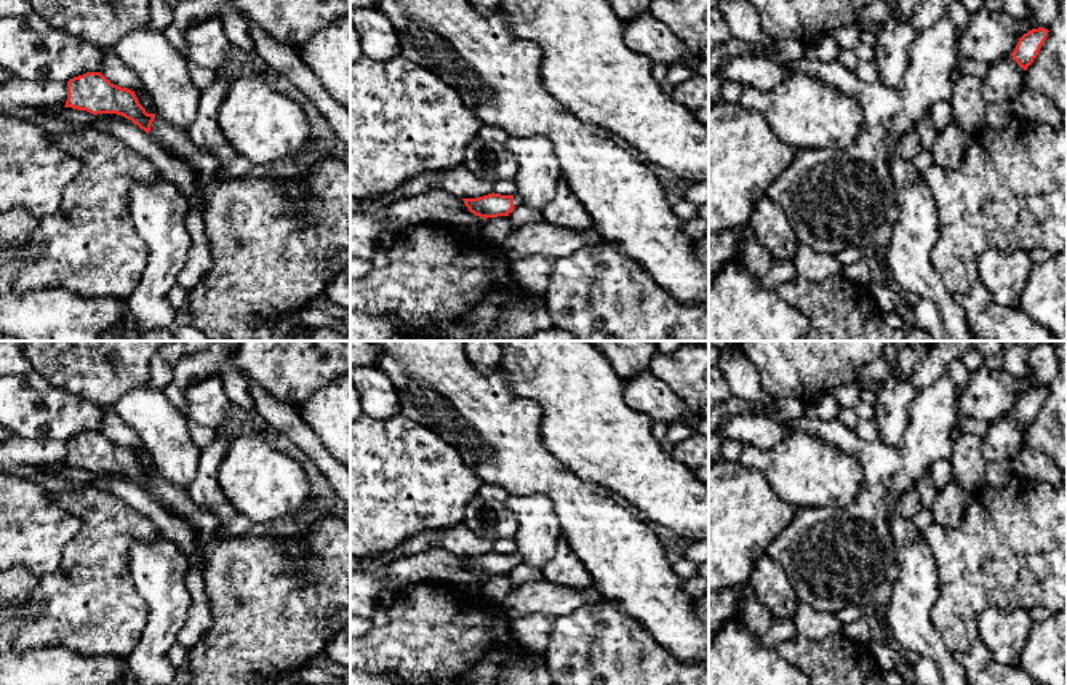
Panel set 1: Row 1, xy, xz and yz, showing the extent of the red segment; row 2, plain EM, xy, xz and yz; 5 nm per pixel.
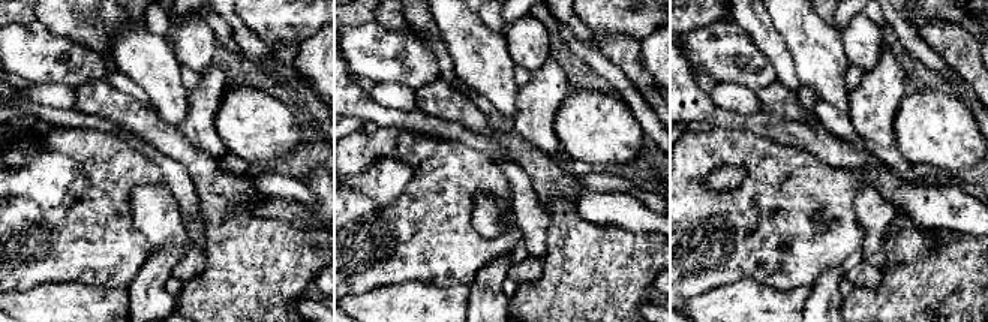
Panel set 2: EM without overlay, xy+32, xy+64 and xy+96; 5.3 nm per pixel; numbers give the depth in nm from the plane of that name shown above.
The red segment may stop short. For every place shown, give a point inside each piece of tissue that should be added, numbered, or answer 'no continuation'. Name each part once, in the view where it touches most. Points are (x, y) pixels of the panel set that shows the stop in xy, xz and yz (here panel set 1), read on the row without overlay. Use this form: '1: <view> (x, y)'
1: xy (272, 613)

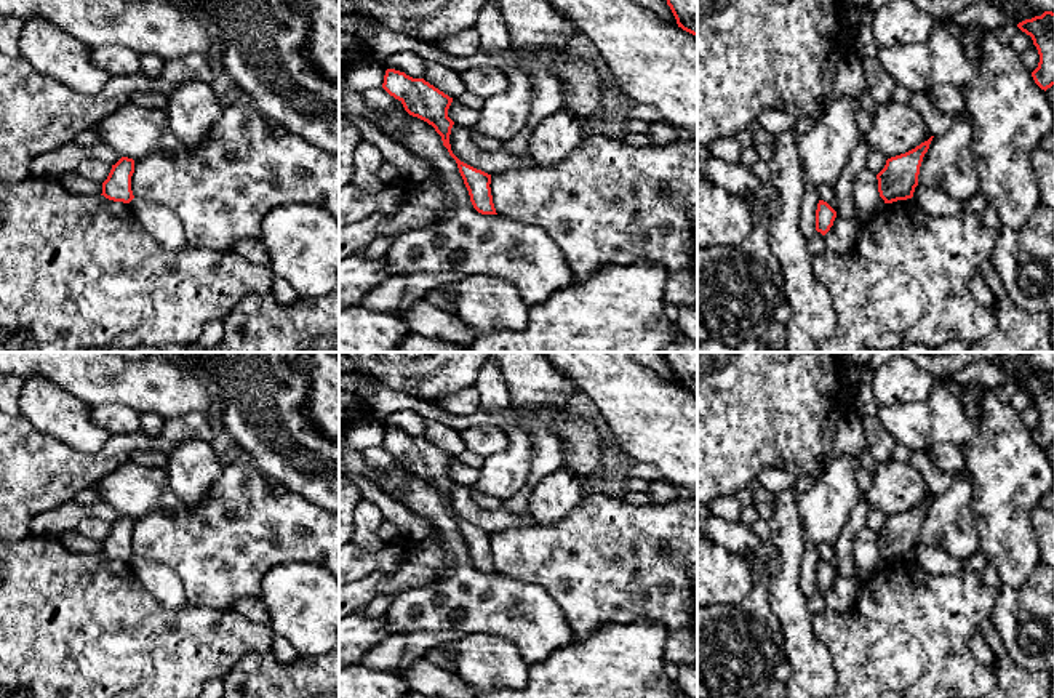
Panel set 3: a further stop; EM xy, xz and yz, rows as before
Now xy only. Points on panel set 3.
no continuation

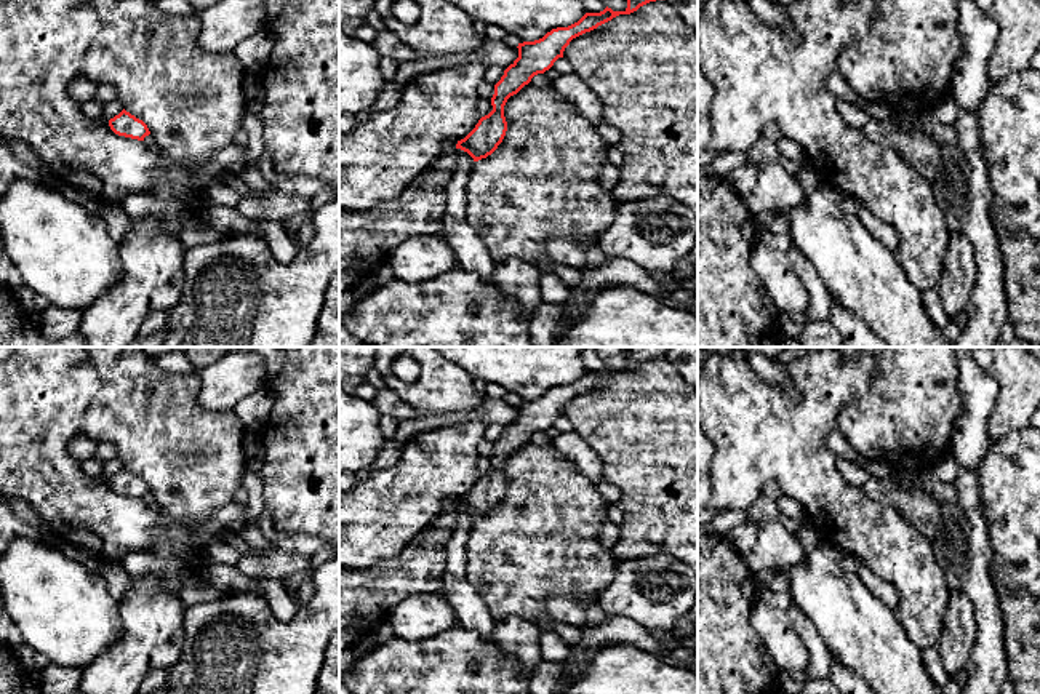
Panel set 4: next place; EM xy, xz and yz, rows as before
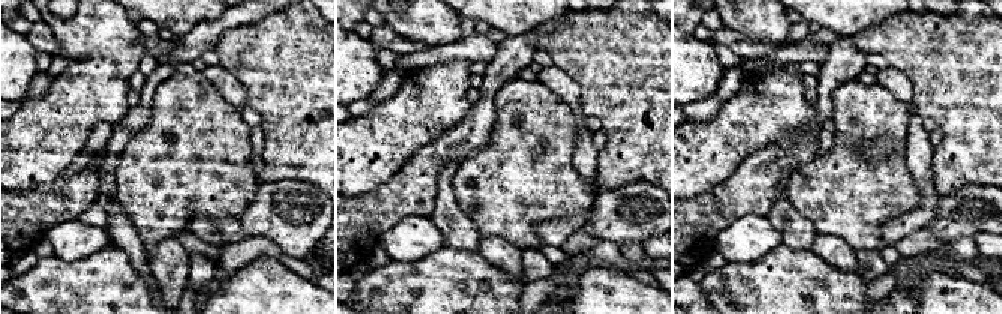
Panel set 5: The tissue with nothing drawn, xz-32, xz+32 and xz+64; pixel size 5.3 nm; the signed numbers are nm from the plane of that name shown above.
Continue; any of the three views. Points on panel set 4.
1: xz (365, 595)

